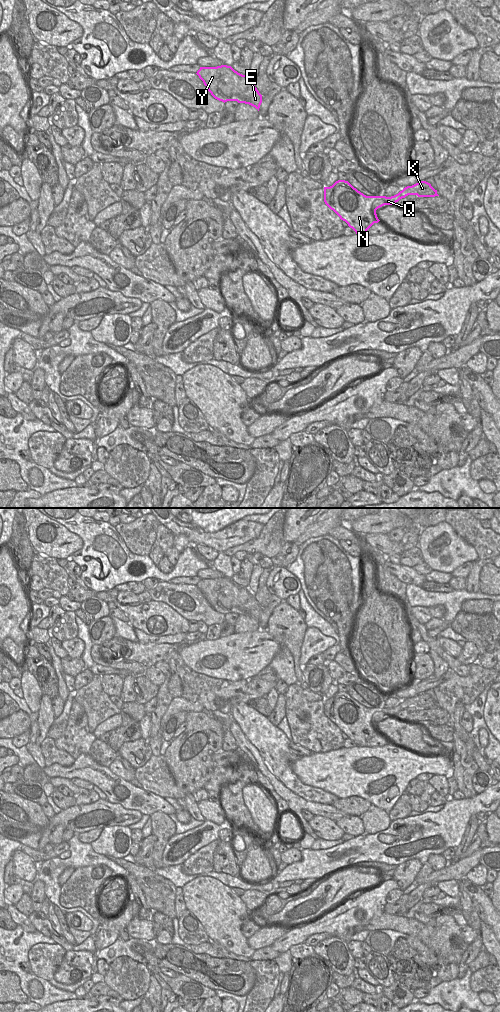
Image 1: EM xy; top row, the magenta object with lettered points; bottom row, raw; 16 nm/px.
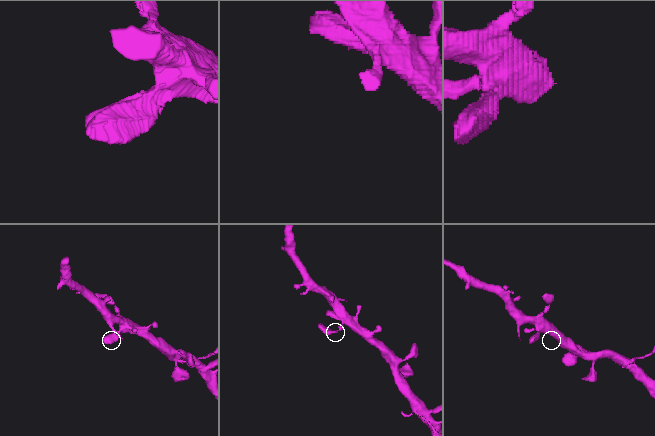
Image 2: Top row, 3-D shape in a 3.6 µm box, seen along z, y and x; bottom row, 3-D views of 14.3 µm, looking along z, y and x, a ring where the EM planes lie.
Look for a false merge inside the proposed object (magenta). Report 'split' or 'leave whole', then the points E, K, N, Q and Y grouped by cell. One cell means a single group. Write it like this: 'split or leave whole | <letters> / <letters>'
leave whole | E K N Q Y

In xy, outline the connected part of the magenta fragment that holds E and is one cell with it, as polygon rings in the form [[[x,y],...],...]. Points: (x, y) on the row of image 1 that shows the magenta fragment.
[[[221,65],[217,67],[200,67],[196,73],[203,81],[211,95],[222,102],[237,101],[255,107],[258,111],[262,103],[262,95],[254,85],[248,75],[242,75],[235,71],[231,66]]]

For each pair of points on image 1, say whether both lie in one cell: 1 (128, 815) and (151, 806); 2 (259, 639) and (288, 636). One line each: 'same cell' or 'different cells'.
1: different cells
2: different cells

